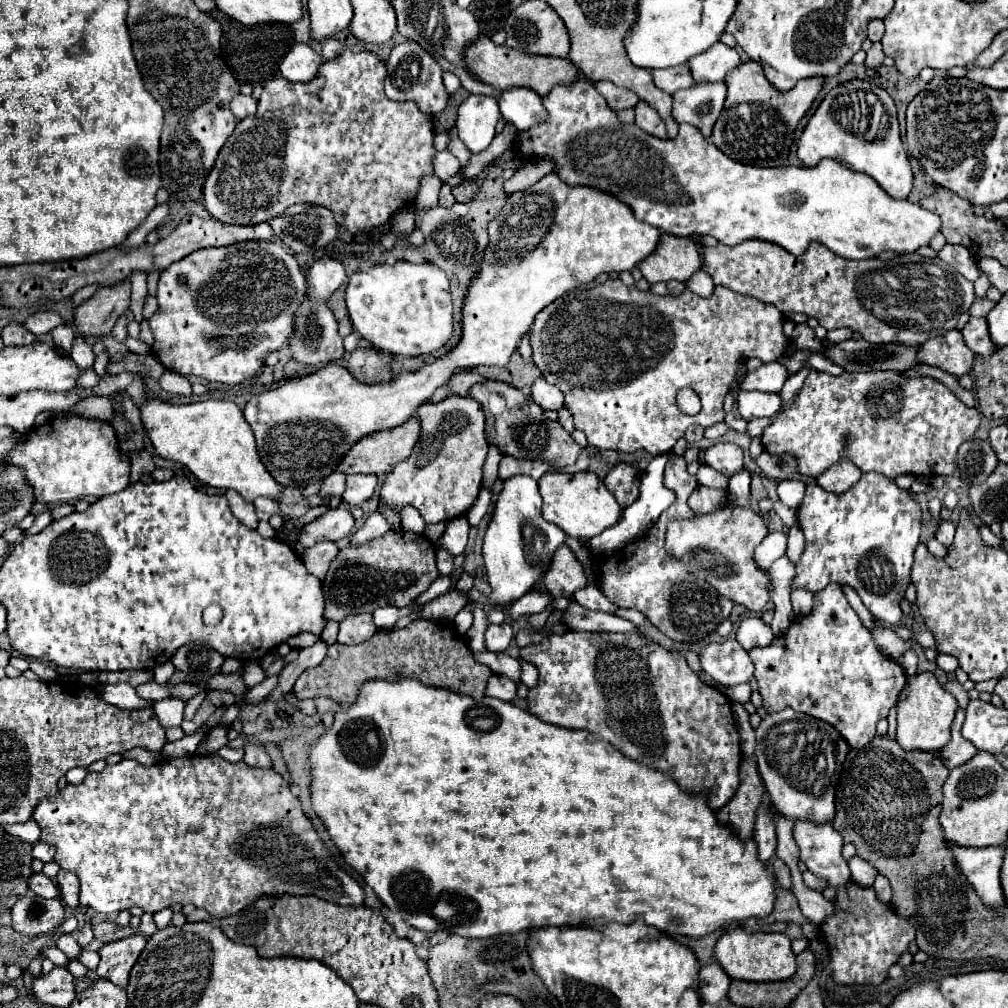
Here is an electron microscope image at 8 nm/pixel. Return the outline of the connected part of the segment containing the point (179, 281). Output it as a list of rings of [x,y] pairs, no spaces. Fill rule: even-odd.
[[[244,241],[244,243],[234,243],[234,245],[226,245],[226,247],[212,247],[212,249],[198,249],[194,253],[190,253],[188,257],[172,263],[166,271],[162,271],[162,277],[158,281],[158,291],[156,291],[156,299],[158,299],[158,311],[148,319],[148,325],[154,333],[154,345],[152,345],[152,353],[154,357],[170,371],[176,371],[180,375],[196,375],[202,377],[206,381],[216,381],[216,383],[226,383],[226,385],[236,385],[242,383],[250,377],[254,377],[258,373],[258,369],[264,365],[264,359],[268,353],[284,347],[288,343],[288,339],[292,337],[294,331],[294,313],[300,309],[300,305],[306,299],[306,291],[308,291],[308,283],[306,277],[296,261],[296,257],[292,253],[288,253],[280,243],[272,241]]]

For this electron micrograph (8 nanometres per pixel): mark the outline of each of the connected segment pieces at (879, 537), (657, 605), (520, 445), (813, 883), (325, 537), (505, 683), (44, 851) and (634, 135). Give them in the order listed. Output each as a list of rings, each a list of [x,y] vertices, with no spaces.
[[[864,473],[862,479],[844,493],[828,493],[816,483],[806,485],[804,501],[800,503],[798,523],[806,539],[806,549],[796,565],[796,577],[792,589],[808,589],[818,593],[828,583],[846,583],[856,589],[866,609],[884,625],[898,625],[902,621],[900,601],[910,585],[910,571],[914,563],[914,551],[920,543],[922,513],[918,503],[908,495],[908,491],[894,485],[892,479],[880,473]]]
[[[670,455],[664,469],[664,485],[676,491],[676,503],[669,507],[660,519],[644,535],[628,543],[622,551],[608,557],[598,557],[596,567],[600,573],[600,591],[618,607],[632,607],[642,611],[650,623],[674,641],[698,641],[718,629],[732,611],[732,601],[722,597],[706,581],[694,579],[688,569],[672,559],[664,549],[664,533],[667,522],[674,519],[691,519],[694,513],[686,505],[688,495],[698,487],[694,475],[686,471],[686,461],[680,455]]]
[[[484,381],[476,383],[470,389],[470,397],[482,403],[486,409],[486,439],[500,447],[504,455],[512,455],[516,459],[530,459],[530,461],[544,461],[556,473],[578,473],[586,471],[590,457],[584,447],[576,445],[570,433],[564,431],[560,423],[550,423],[544,417],[544,411],[524,397],[516,387],[502,383],[502,381]]]
[[[804,871],[804,873],[802,873],[802,879],[804,879],[806,887],[810,887],[810,889],[814,889],[814,891],[824,891],[824,887],[826,887],[826,881],[820,879],[820,877],[816,877],[816,875],[812,875],[810,871]]]
[[[346,507],[328,509],[322,517],[302,527],[298,535],[298,543],[308,549],[320,541],[342,541],[354,529],[354,515]]]
[[[492,675],[488,681],[488,687],[486,687],[486,695],[512,703],[516,699],[516,685],[504,675]]]
[[[38,841],[34,843],[34,857],[40,859],[42,863],[52,861],[54,859],[54,853],[56,853],[56,849],[50,843],[38,843]]]
[[[576,81],[574,85],[556,85],[550,95],[544,97],[544,107],[548,111],[548,121],[546,123],[540,123],[538,127],[534,127],[532,131],[524,131],[520,133],[518,137],[518,147],[516,151],[524,157],[554,157],[556,161],[556,173],[560,175],[560,179],[568,185],[588,185],[588,187],[594,187],[594,189],[600,189],[600,191],[606,191],[606,193],[612,193],[616,195],[618,199],[622,199],[624,203],[628,203],[636,215],[636,219],[644,221],[644,223],[650,223],[654,227],[658,227],[660,231],[664,233],[672,233],[672,235],[680,235],[680,237],[688,237],[688,235],[712,235],[716,237],[718,241],[726,243],[726,245],[736,245],[736,243],[742,243],[744,239],[762,239],[762,241],[770,241],[770,243],[776,243],[780,247],[784,247],[786,251],[790,251],[792,255],[802,255],[808,247],[810,241],[820,241],[822,245],[826,245],[828,249],[832,249],[834,253],[842,255],[842,257],[848,257],[848,259],[870,259],[870,257],[876,257],[878,253],[882,251],[896,251],[896,253],[916,253],[920,247],[928,245],[930,239],[940,233],[940,217],[916,203],[910,203],[910,201],[898,201],[894,197],[888,197],[884,193],[884,189],[870,177],[870,175],[864,175],[864,173],[858,173],[858,171],[852,171],[844,165],[840,165],[838,161],[834,159],[822,159],[816,167],[772,167],[772,169],[760,169],[760,167],[750,167],[750,165],[742,165],[738,161],[732,161],[730,157],[726,157],[720,149],[716,149],[716,145],[706,139],[696,127],[684,123],[680,127],[680,133],[678,137],[672,141],[672,139],[658,139],[658,137],[652,137],[648,133],[644,133],[642,129],[638,129],[636,125],[622,125],[616,117],[616,113],[606,105],[604,97],[594,89],[592,81]]]

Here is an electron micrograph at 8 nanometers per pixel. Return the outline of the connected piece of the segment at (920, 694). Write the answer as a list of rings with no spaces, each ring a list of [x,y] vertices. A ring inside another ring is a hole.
[[[930,671],[916,673],[908,679],[900,699],[896,703],[896,721],[898,735],[896,741],[906,749],[918,751],[940,751],[950,741],[950,725],[954,721],[954,713],[958,709],[956,699],[938,683],[936,675]]]

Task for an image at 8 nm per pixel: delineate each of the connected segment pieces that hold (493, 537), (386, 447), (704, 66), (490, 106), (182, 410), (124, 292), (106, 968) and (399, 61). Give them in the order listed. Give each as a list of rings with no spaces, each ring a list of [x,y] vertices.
[[[524,475],[506,479],[482,545],[486,577],[492,587],[490,603],[508,605],[530,593],[544,579],[554,551],[562,545],[566,545],[566,533],[542,517],[538,483]]]
[[[412,417],[396,429],[378,431],[376,435],[368,435],[364,439],[360,439],[360,443],[356,443],[356,447],[352,447],[348,451],[348,455],[342,459],[342,463],[336,469],[346,475],[350,475],[350,473],[374,473],[374,475],[388,473],[388,471],[392,471],[392,467],[396,463],[408,459],[414,445],[418,443],[418,439],[420,439],[420,421],[416,417]]]
[[[716,43],[716,47],[710,47],[710,51],[696,55],[688,67],[696,83],[718,83],[724,81],[728,71],[736,69],[740,63],[742,61],[736,49],[726,47],[724,43]]]
[[[470,95],[458,107],[456,131],[472,153],[488,149],[494,139],[494,129],[500,119],[496,99],[488,95]]]
[[[146,401],[142,405],[142,423],[152,439],[156,453],[186,465],[204,485],[218,489],[234,489],[248,503],[256,497],[278,501],[282,485],[262,465],[254,435],[246,423],[242,409],[232,401],[200,401],[190,405],[168,405],[164,401]]]
[[[130,281],[98,289],[74,311],[74,325],[84,337],[104,337],[130,305]]]
[[[134,933],[130,937],[102,945],[98,951],[100,965],[96,967],[98,977],[126,987],[128,973],[130,973],[132,965],[136,963],[140,951],[144,949],[144,945],[146,945],[146,937],[140,933]]]
[[[406,41],[392,49],[388,61],[388,77],[386,77],[386,97],[392,101],[416,101],[418,107],[428,115],[438,115],[444,111],[448,103],[448,91],[442,85],[442,67],[434,57],[430,57],[418,43]]]

